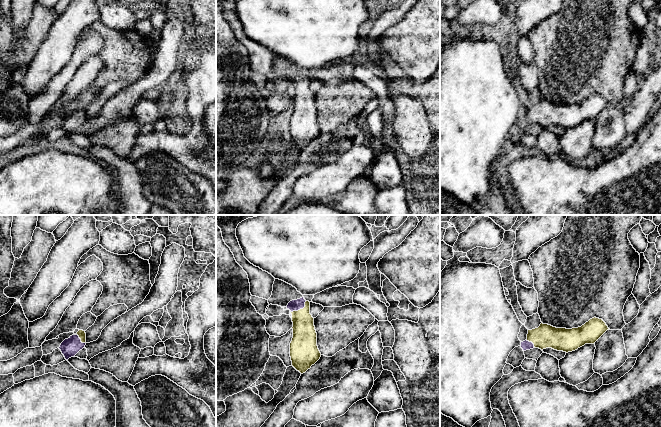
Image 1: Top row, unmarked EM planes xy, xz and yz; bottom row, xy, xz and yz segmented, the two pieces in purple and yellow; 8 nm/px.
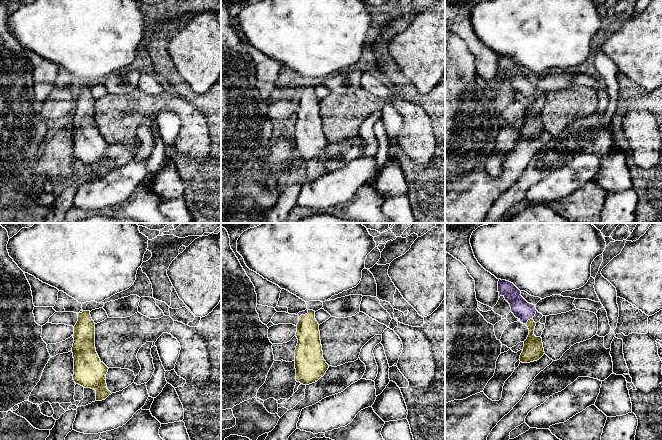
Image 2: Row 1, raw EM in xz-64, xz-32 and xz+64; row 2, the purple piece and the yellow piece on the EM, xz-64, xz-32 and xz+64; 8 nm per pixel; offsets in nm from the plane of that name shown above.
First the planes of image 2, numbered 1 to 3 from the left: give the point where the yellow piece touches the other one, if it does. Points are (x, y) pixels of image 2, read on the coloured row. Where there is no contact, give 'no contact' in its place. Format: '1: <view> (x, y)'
1: no contact
2: xz-32 (304, 314)
3: xz+64 (527, 321)

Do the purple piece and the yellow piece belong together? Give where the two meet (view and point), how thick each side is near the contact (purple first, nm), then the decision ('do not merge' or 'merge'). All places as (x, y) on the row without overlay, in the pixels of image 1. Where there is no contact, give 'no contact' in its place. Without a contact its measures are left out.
xz (300, 84) | 90/190 nm | merge

